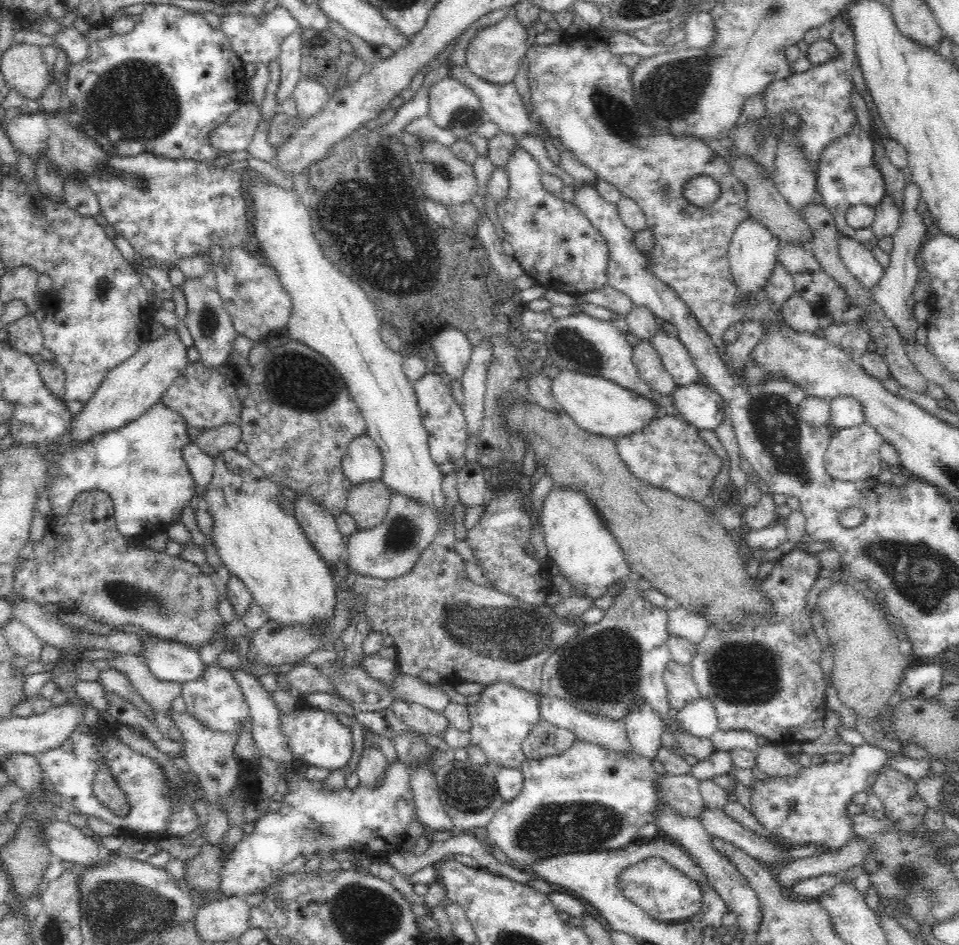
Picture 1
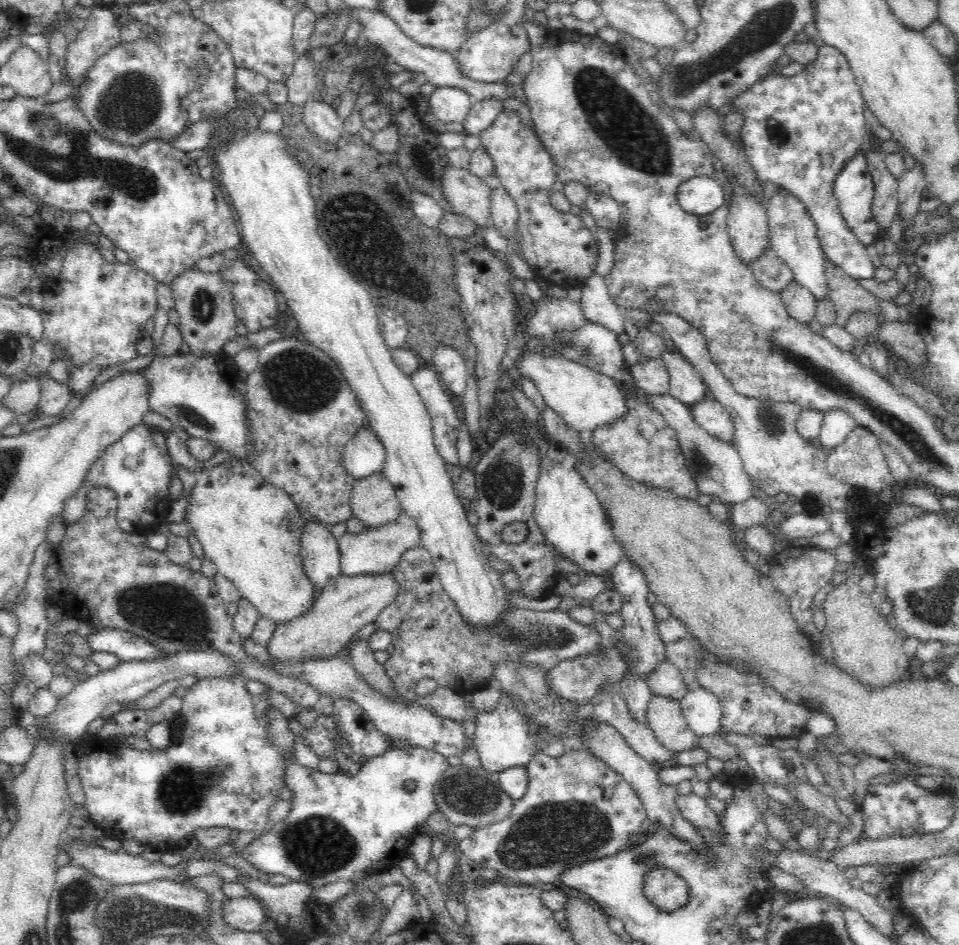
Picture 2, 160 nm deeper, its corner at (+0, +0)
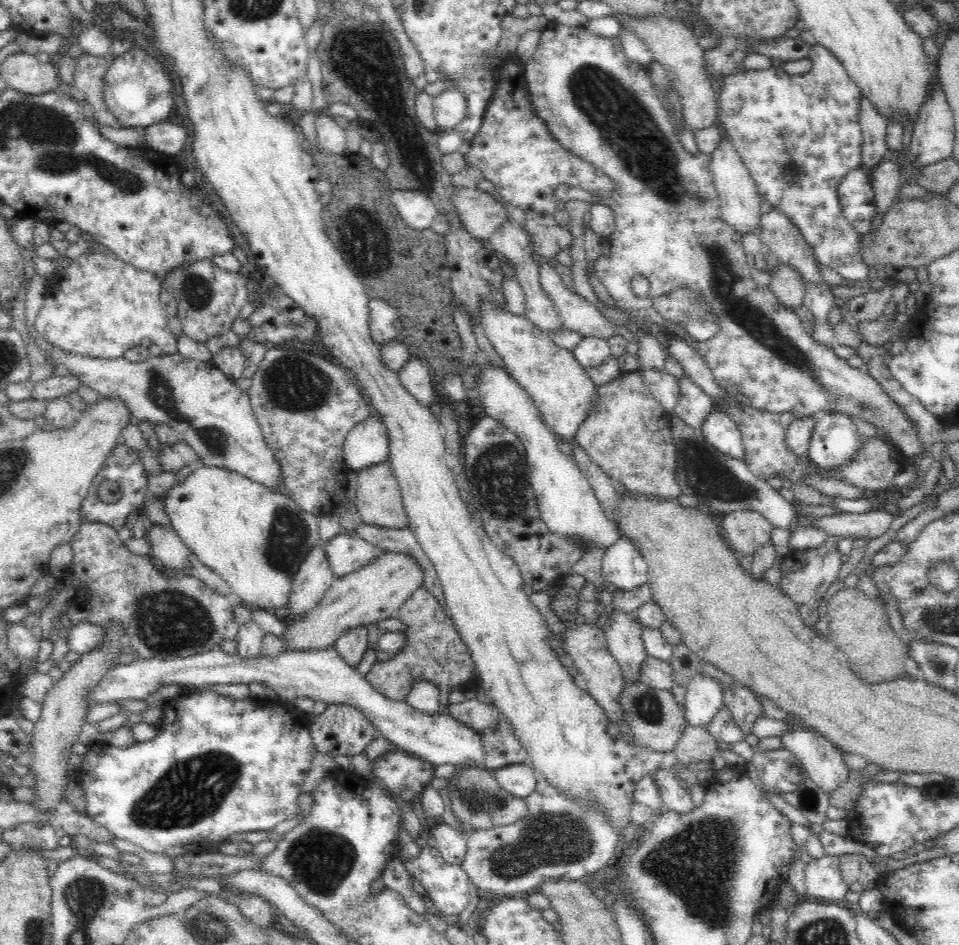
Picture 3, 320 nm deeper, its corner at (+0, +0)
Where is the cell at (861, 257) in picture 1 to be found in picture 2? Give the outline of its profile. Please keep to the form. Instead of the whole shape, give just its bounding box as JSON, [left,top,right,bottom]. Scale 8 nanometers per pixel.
[726,45,873,280]

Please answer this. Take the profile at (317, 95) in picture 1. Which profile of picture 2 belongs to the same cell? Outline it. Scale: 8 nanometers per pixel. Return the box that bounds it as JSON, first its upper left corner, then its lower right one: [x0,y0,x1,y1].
[302,98,345,144]

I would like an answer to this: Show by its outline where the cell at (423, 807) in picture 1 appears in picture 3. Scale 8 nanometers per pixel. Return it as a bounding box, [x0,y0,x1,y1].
[427,821,467,865]

